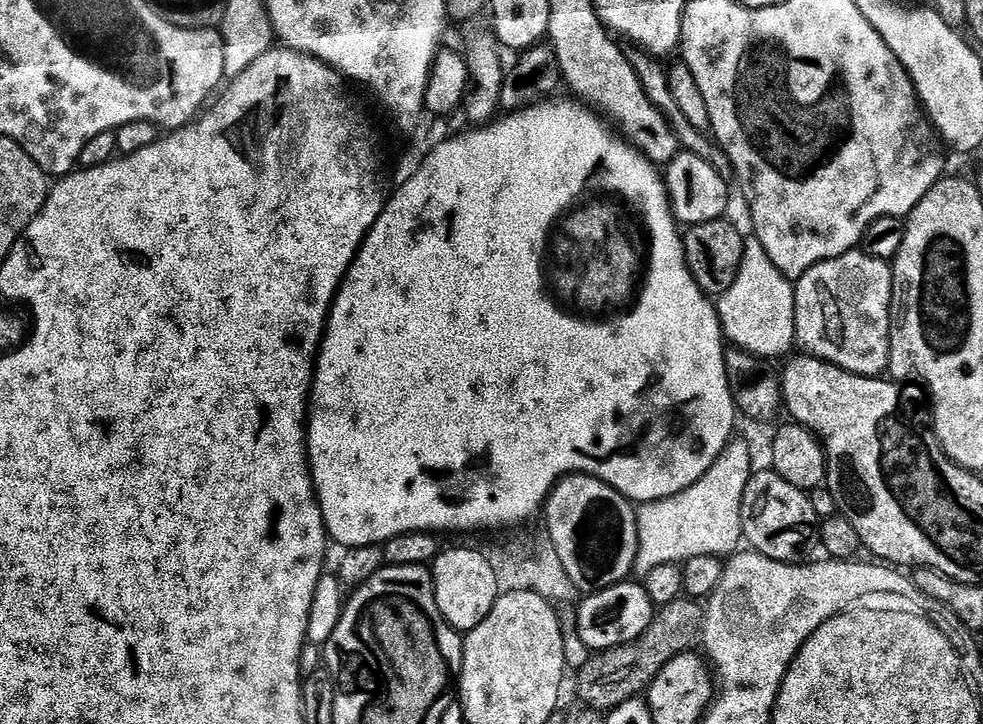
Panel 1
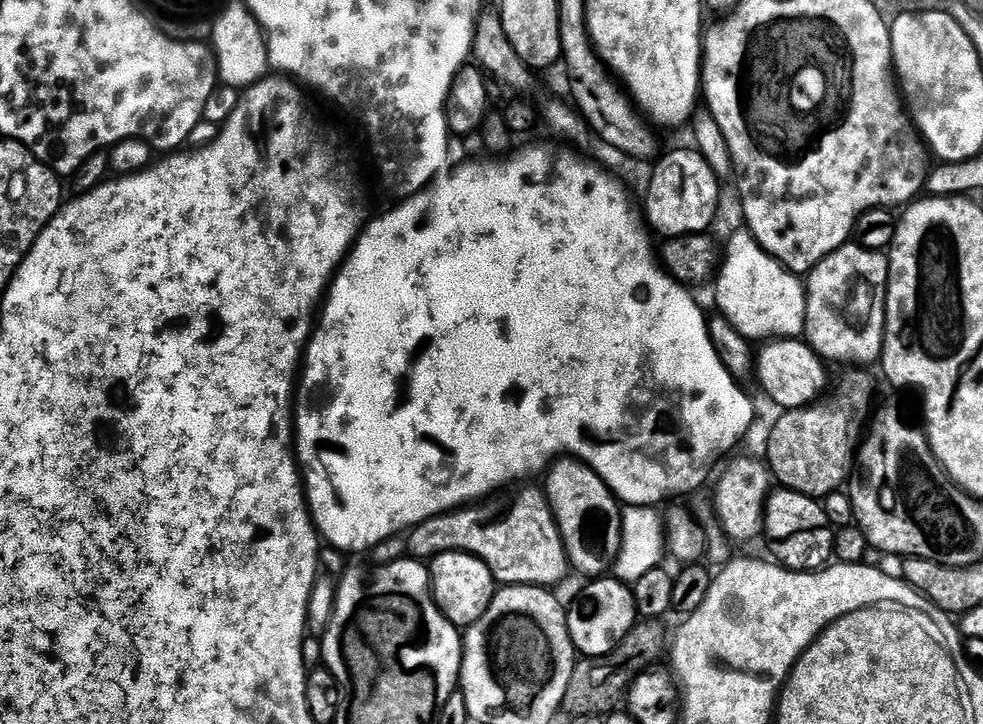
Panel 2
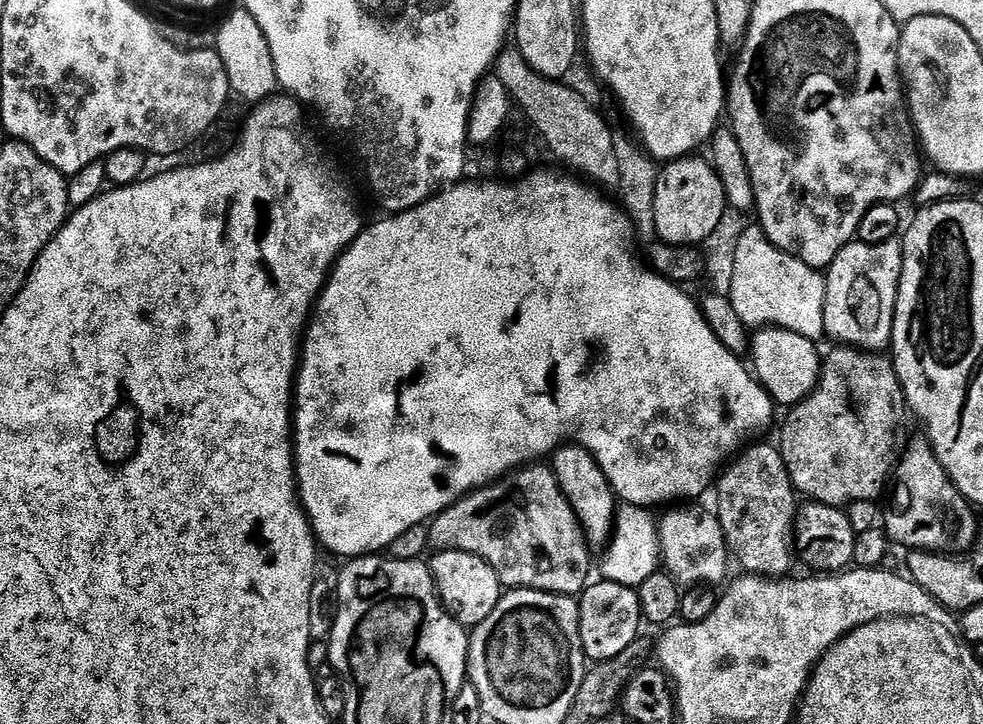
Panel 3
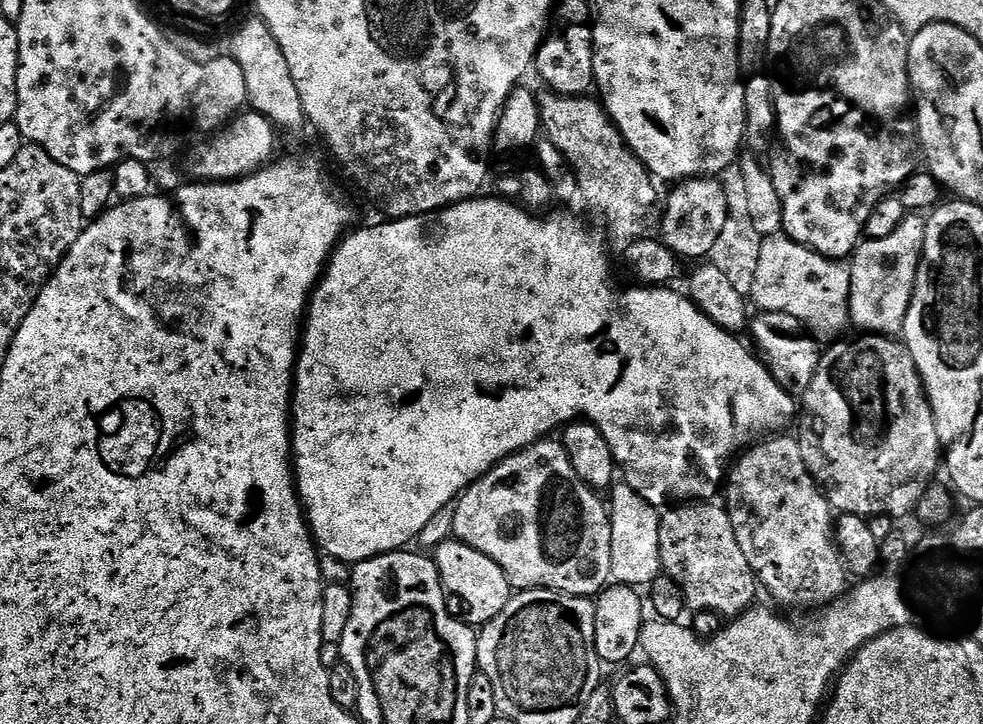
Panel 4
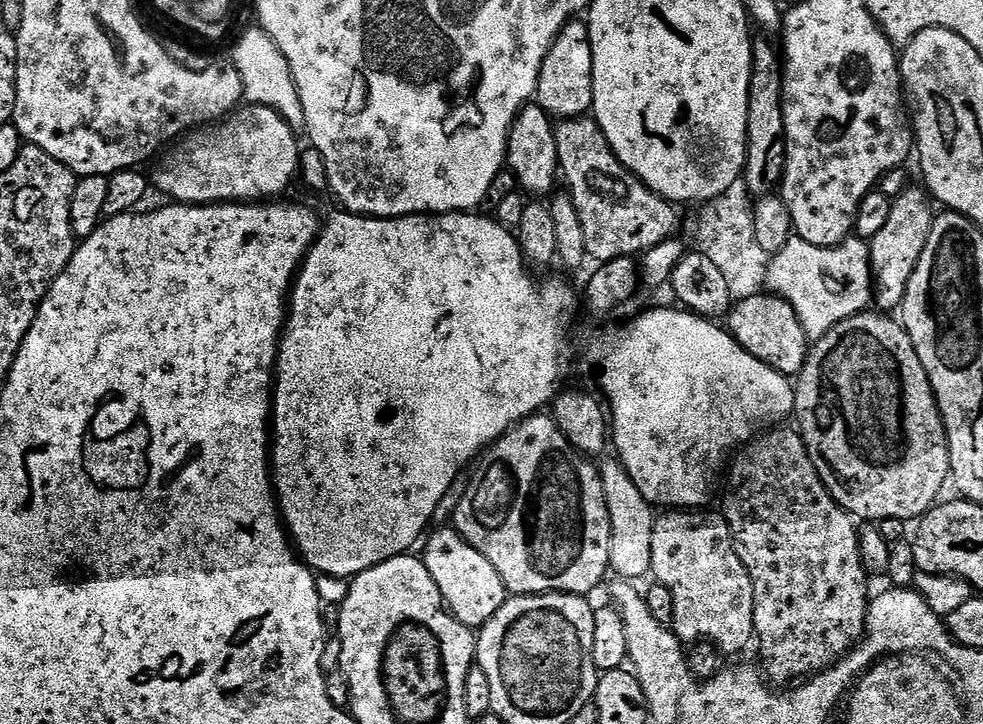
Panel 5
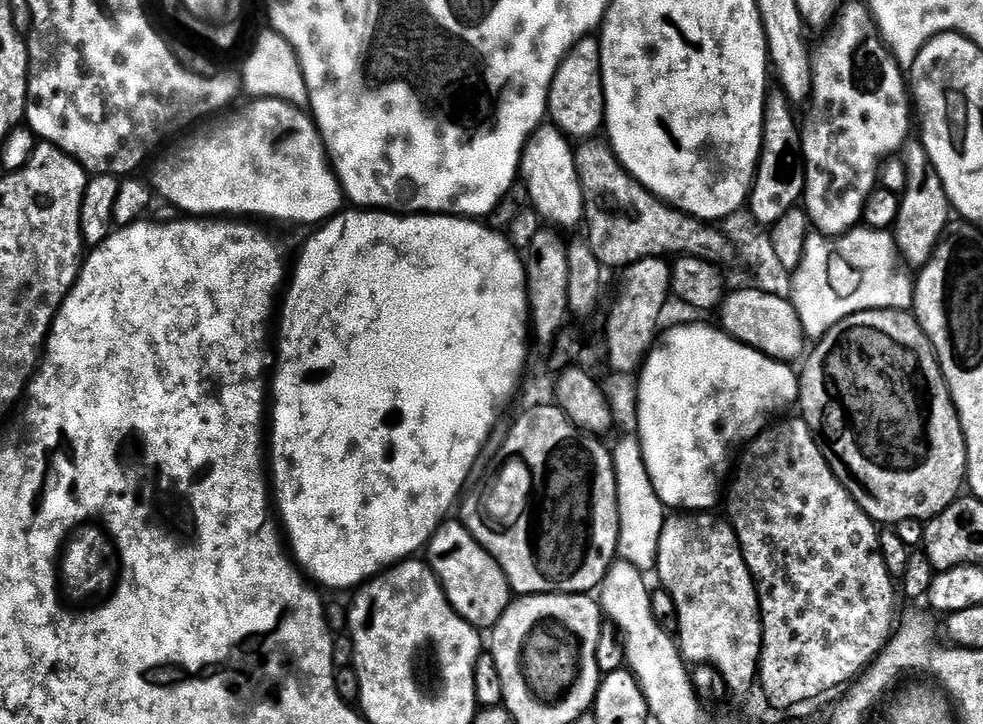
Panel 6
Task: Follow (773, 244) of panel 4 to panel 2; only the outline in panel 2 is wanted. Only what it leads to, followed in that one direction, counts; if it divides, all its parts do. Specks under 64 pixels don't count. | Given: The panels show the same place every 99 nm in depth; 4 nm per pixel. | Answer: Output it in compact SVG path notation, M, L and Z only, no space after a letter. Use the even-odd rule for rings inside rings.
M740 226L729 238L715 288L719 315L749 342L771 342L805 335L808 327L805 281L789 268L783 268L769 252L765 252L747 227Z

